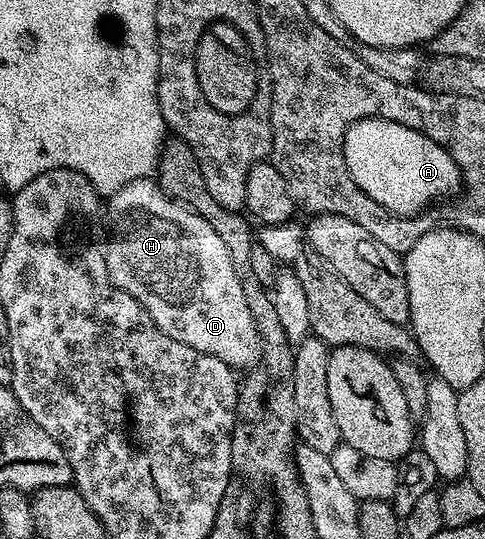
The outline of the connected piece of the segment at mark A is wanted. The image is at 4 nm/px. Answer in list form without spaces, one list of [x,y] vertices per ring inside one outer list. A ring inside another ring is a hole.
[[[362,118],[346,130],[342,142],[344,167],[351,181],[387,213],[413,217],[436,198],[461,189],[461,174],[451,154],[419,130],[383,118]]]

